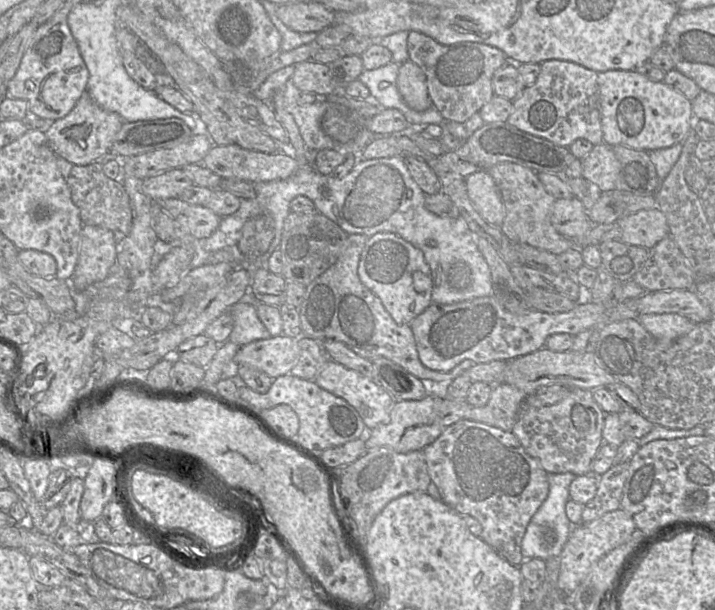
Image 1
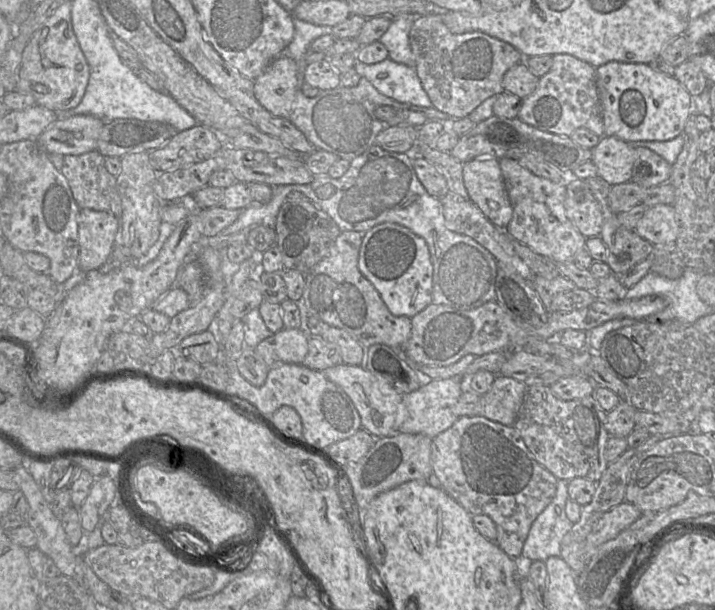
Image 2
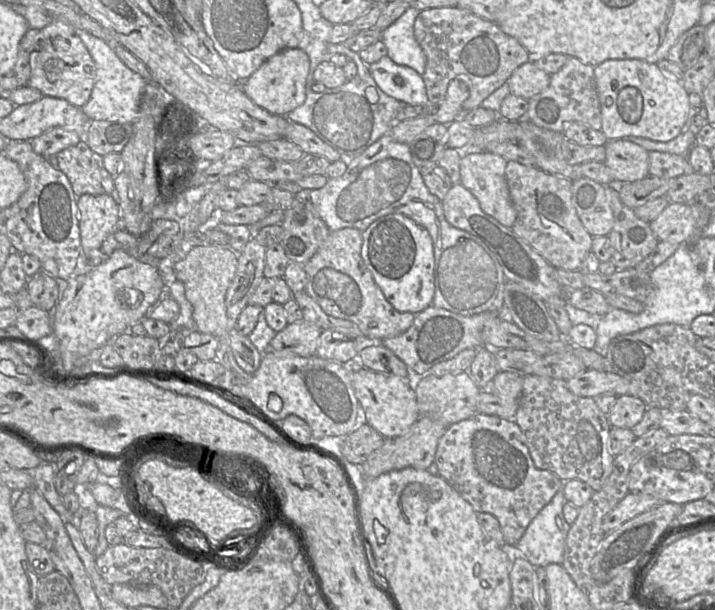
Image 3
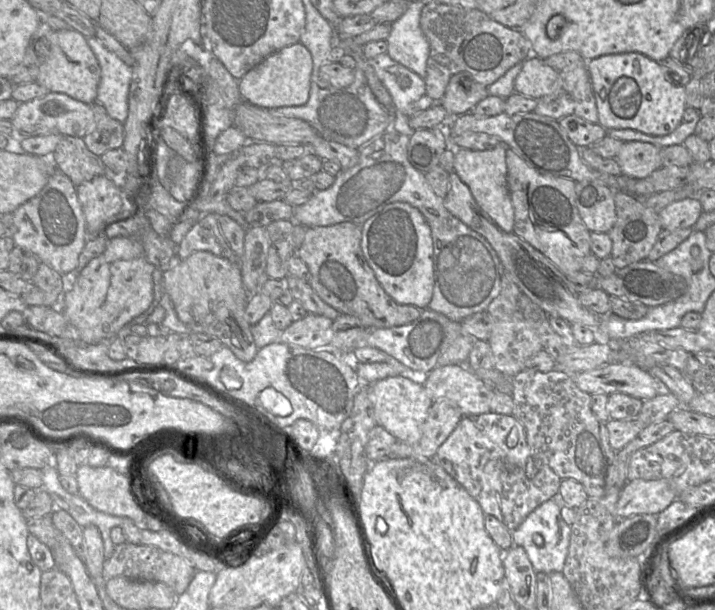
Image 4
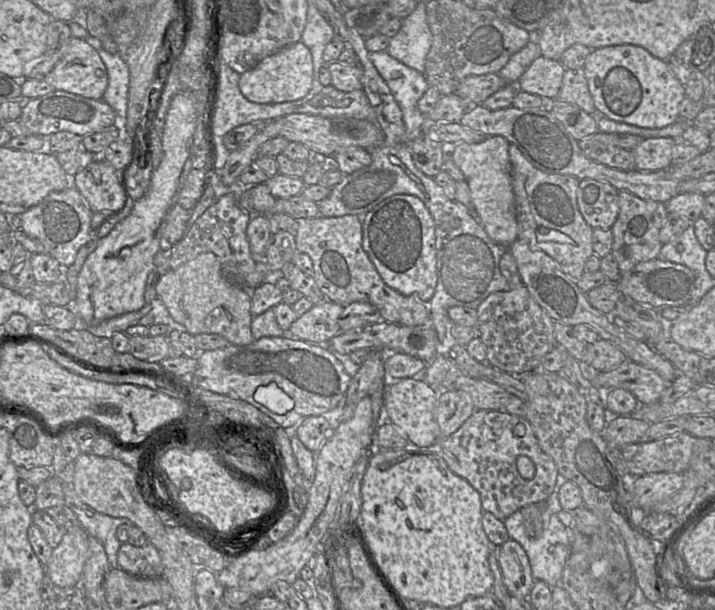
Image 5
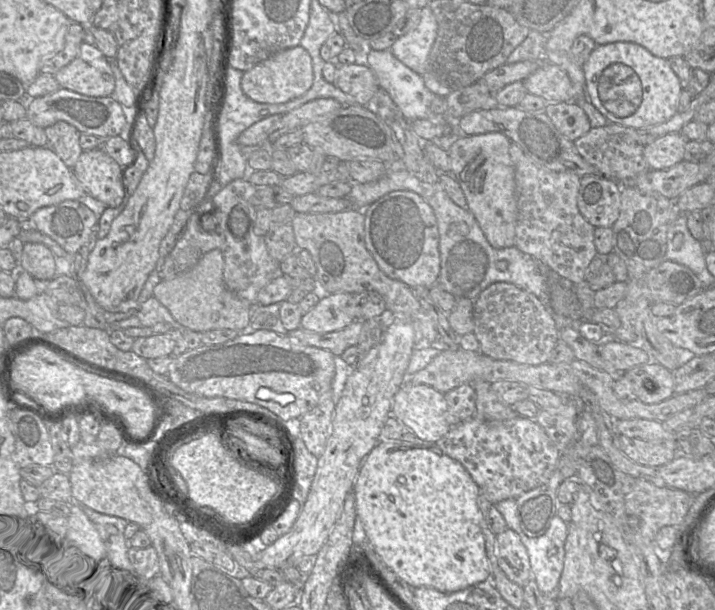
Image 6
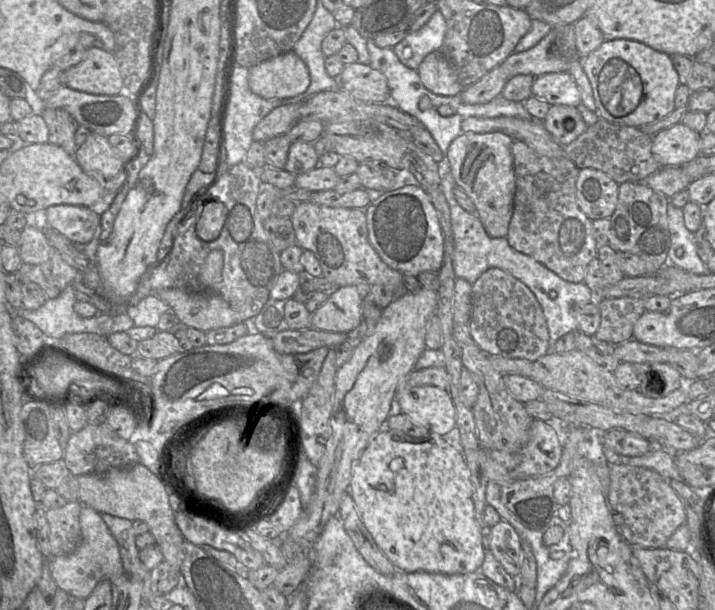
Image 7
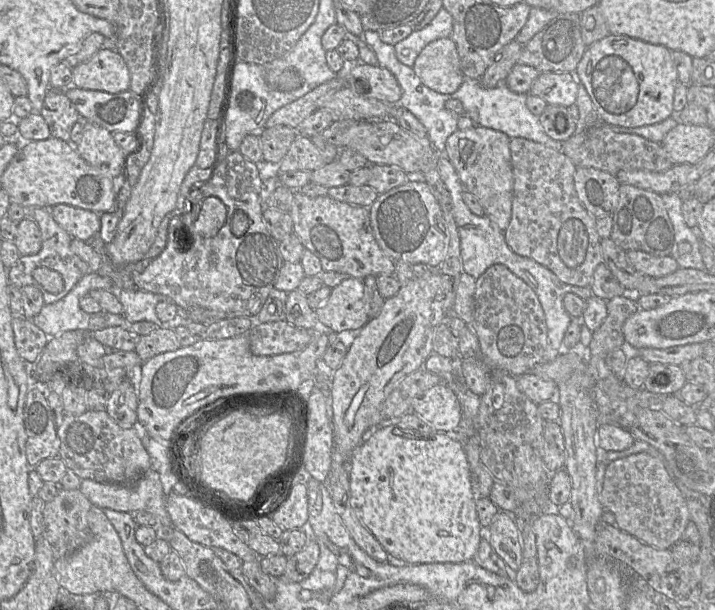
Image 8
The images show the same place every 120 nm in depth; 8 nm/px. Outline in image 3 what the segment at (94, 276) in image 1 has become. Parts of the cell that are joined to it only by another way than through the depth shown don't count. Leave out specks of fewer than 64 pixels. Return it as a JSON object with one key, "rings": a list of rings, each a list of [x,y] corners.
{"rings":[[[83,194],[77,198],[77,206],[82,253],[85,258],[91,258],[96,255],[103,241],[120,227],[121,210],[116,196],[111,194]]]}

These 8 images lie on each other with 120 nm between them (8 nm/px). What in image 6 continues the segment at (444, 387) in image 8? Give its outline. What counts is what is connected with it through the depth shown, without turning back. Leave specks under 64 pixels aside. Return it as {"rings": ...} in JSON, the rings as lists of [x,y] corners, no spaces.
{"rings":[[[406,383],[393,397],[391,415],[409,427],[416,436],[426,442],[437,442],[452,428],[447,422],[447,403],[443,393],[429,385]]]}

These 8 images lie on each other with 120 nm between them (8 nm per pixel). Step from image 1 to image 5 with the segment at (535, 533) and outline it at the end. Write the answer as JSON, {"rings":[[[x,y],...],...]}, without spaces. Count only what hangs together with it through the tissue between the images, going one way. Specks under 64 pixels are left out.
{"rings":[[[543,506],[541,515],[543,532],[538,538],[529,537],[524,528],[521,509],[517,510],[504,520],[505,528],[511,539],[517,541],[525,550],[531,566],[532,576],[535,580],[547,583],[551,588],[560,584],[562,572],[570,554],[574,532],[570,527],[565,526],[558,518],[558,513],[553,513],[547,506]]]}

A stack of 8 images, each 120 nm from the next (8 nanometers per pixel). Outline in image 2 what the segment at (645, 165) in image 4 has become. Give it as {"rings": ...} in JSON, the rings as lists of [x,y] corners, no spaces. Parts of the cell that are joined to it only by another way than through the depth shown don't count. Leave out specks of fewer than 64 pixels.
{"rings":[[[603,136],[592,149],[591,161],[597,167],[598,177],[611,186],[631,180],[635,160],[635,145],[616,137]]]}

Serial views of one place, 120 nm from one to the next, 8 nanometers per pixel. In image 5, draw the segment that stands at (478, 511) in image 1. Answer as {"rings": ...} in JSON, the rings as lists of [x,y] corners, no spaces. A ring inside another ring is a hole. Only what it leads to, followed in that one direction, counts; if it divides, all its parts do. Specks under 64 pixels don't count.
{"rings":[[[476,410],[458,430],[432,446],[452,472],[465,479],[479,492],[483,512],[492,513],[503,523],[517,510],[530,504],[545,502],[557,482],[557,466],[551,456],[541,449],[531,423],[526,418],[512,415],[505,410]],[[521,455],[529,457],[535,464],[535,476],[530,480],[524,479],[518,472],[516,461]]]}

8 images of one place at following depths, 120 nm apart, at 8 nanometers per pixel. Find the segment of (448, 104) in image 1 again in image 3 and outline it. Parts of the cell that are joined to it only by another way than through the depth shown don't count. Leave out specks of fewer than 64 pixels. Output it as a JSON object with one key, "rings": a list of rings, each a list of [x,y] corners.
{"rings":[[[458,6],[420,11],[414,23],[414,35],[426,56],[422,77],[430,104],[441,102],[450,81],[463,75],[470,90],[468,99],[462,104],[463,113],[481,106],[490,94],[507,82],[515,69],[533,59],[524,46],[505,34],[498,24]]]}

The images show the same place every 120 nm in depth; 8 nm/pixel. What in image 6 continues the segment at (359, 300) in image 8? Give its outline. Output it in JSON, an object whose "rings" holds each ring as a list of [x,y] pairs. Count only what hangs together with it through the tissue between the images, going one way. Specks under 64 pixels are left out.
{"rings":[[[321,292],[321,295],[318,303],[303,314],[301,328],[317,333],[329,333],[341,330],[354,321],[347,313],[351,294],[323,294]]]}

